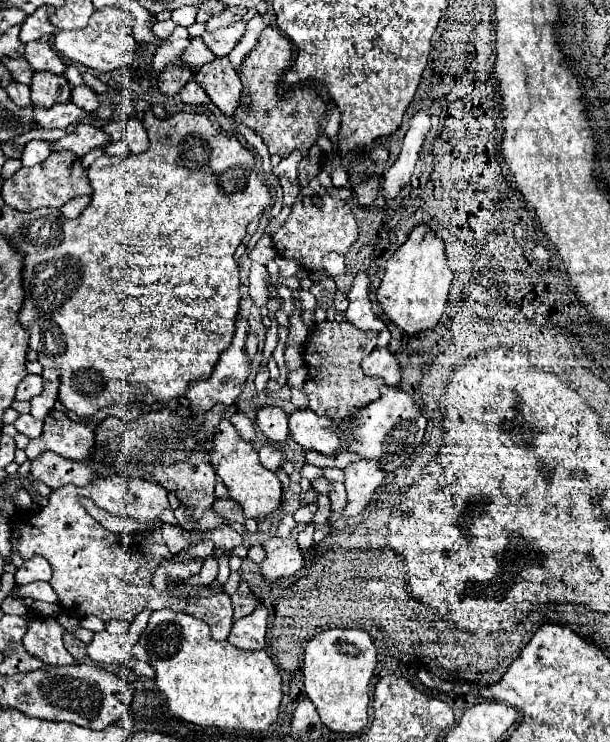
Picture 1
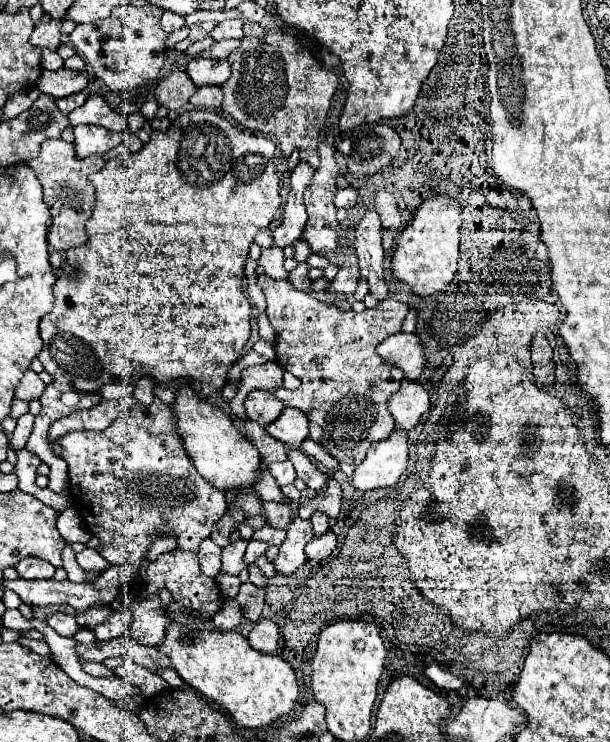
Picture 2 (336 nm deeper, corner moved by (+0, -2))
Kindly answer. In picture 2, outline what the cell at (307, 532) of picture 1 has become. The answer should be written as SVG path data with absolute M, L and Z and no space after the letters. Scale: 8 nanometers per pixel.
M325 532L321 536L315 536L305 546L305 554L309 560L323 560L335 550L335 546L337 546L337 536L333 532Z

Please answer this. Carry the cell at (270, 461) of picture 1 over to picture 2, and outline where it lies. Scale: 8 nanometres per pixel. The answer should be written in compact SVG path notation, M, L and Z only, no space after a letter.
M283 460L283 462L273 462L273 464L269 464L269 472L271 472L271 476L277 480L279 486L293 484L293 480L295 480L295 468L293 468L291 460Z

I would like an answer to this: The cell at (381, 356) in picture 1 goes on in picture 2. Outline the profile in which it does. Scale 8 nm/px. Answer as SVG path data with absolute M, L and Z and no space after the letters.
M399 332L389 336L377 346L377 354L389 364L401 368L407 380L417 380L425 364L423 346L415 334Z

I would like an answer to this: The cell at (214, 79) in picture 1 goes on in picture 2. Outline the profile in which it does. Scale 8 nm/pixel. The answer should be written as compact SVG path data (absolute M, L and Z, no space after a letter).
M193 58L187 66L187 74L195 86L221 86L231 76L231 68L227 60Z

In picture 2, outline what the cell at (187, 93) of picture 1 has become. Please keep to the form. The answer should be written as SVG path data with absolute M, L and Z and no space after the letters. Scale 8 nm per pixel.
M201 86L189 98L189 104L197 110L215 110L221 106L221 100L223 100L223 92L219 86Z

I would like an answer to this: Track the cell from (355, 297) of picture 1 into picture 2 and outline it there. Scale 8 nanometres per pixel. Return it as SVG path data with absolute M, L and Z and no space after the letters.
M369 210L355 230L355 250L359 258L359 272L361 278L369 282L369 294L375 300L387 298L387 286L383 280L383 248L381 248L381 234L383 226L379 214Z

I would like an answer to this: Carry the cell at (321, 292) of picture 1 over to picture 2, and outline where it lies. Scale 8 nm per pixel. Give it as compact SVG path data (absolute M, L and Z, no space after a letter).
M341 268L339 274L333 278L333 282L329 284L331 292L337 294L353 294L357 288L357 280L359 280L359 268Z

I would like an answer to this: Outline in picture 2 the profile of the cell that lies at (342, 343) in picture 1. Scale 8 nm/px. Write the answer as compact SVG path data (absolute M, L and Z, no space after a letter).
M261 274L257 284L267 298L267 316L275 328L275 360L301 380L301 388L277 388L273 394L285 406L293 406L309 418L309 436L337 462L359 466L369 446L385 440L395 428L393 416L387 410L387 398L399 390L403 372L381 360L375 354L375 346L401 330L403 318L409 312L407 304L385 298L371 310L345 312L295 290L287 280Z

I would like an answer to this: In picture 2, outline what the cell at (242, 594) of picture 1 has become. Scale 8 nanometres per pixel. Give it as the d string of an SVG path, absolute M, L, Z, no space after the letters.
M251 582L241 584L235 600L237 600L237 604L239 604L239 608L247 620L251 620L251 622L259 620L261 610L263 610L263 596L265 596L263 588L257 588Z

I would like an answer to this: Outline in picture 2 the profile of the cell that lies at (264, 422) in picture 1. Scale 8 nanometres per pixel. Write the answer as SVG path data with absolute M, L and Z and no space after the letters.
M253 390L247 400L245 400L245 410L247 410L247 418L255 420L261 426L271 424L273 420L277 420L283 412L285 404L281 400L277 400L271 392L261 392L261 390Z

